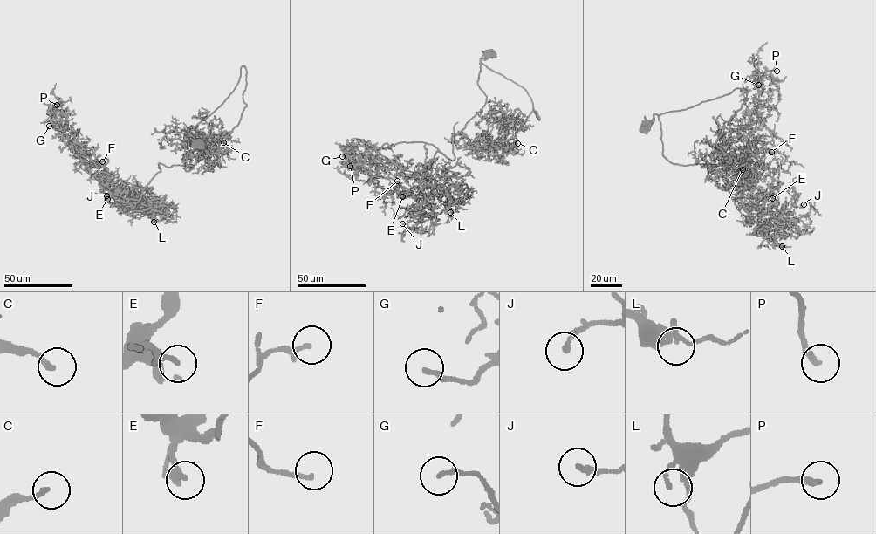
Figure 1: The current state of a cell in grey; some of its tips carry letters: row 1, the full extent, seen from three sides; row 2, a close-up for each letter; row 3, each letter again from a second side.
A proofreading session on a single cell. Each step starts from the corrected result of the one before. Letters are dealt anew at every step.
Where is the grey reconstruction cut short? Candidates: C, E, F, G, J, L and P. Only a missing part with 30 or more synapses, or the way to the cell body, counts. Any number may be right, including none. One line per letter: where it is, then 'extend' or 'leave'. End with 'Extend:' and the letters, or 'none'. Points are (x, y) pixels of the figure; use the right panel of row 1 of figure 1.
C: (742, 169) | leave
E: (772, 198) | leave
F: (771, 152) | leave
G: (758, 85) | leave
J: (804, 204) | leave
L: (782, 246) | leave
P: (776, 71) | extend
Extend: P

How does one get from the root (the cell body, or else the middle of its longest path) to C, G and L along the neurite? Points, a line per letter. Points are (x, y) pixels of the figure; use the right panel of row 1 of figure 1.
C: (645, 126), (655, 114), (742, 89), (746, 100), (716, 146), (743, 170), (747, 164), (742, 169)
G: (645, 126), (657, 115), (670, 162), (726, 160), (746, 178), (734, 184), (724, 154), (758, 119), (758, 85)
L: (645, 126), (657, 115), (671, 162), (738, 169), (746, 178), (730, 196), (755, 207), (782, 246)

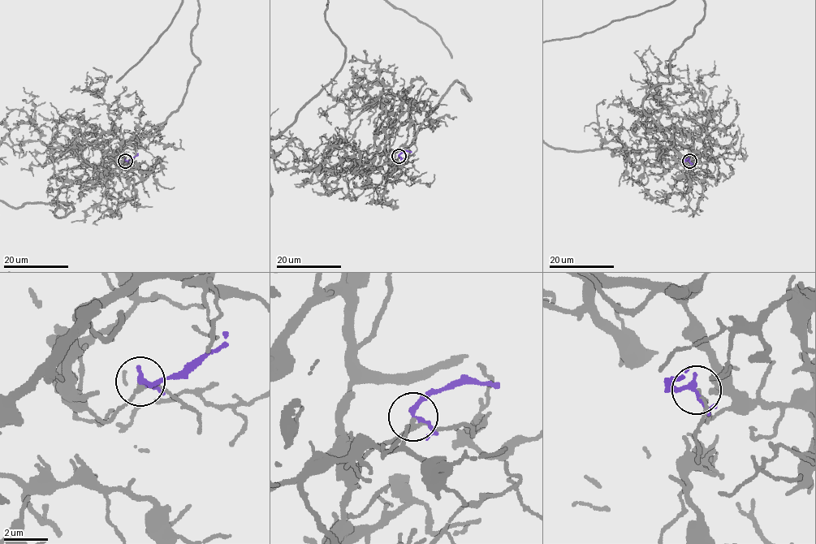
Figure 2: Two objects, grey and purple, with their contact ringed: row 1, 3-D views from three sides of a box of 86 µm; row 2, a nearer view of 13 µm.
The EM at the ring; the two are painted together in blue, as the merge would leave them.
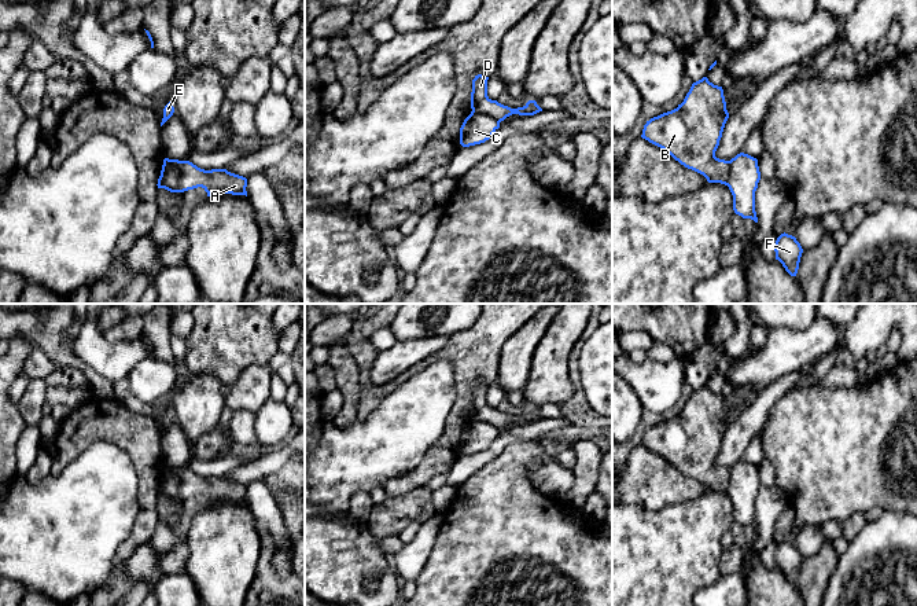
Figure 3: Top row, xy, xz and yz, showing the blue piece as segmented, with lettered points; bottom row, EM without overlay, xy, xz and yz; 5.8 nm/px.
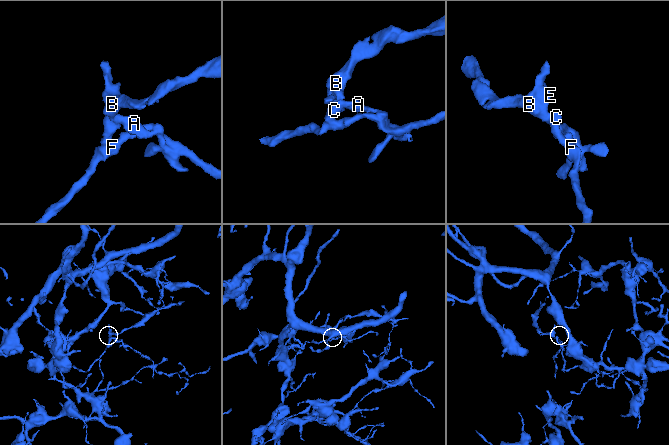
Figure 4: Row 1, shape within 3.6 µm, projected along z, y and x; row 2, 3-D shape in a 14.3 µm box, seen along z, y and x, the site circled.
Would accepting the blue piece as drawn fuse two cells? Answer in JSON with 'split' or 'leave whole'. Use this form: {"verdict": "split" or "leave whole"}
{"verdict": "split"}

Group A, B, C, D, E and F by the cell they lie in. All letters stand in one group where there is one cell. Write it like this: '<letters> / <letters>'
A B D E / C F

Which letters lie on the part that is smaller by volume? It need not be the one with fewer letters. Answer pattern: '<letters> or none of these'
A, B, D, E

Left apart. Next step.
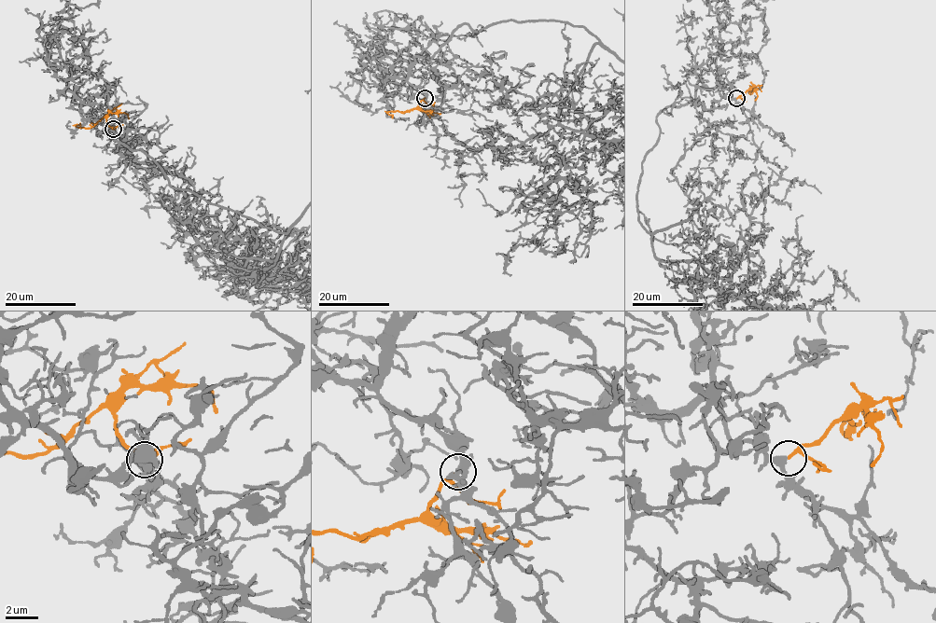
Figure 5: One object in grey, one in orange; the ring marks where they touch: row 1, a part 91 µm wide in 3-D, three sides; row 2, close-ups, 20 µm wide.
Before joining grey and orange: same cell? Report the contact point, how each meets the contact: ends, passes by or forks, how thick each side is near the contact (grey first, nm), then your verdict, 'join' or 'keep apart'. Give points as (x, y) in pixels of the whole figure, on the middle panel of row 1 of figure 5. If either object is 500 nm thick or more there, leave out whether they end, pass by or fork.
place (425, 98); grey forks; orange passes by; calibres 300 and 160 nm; join

